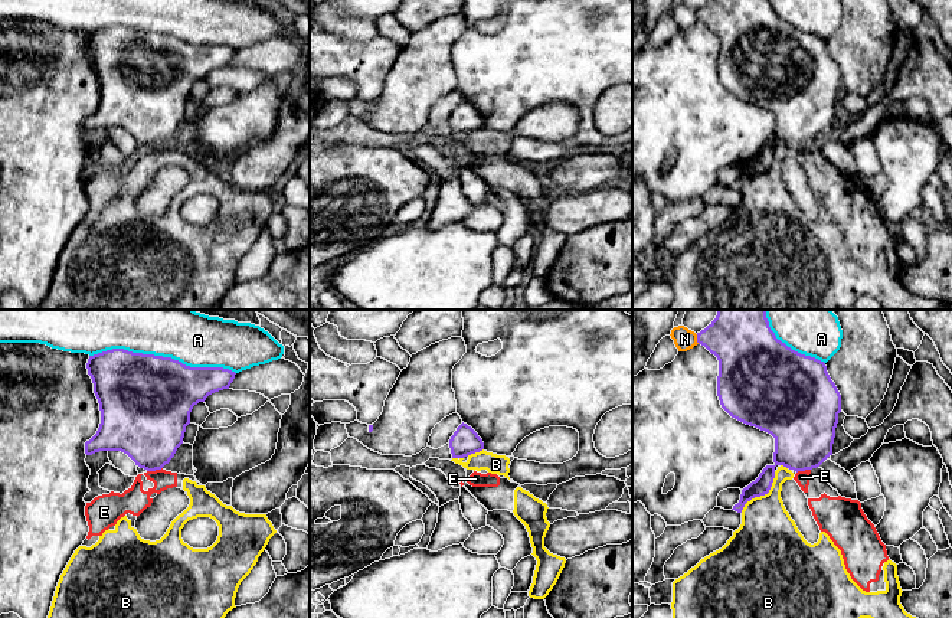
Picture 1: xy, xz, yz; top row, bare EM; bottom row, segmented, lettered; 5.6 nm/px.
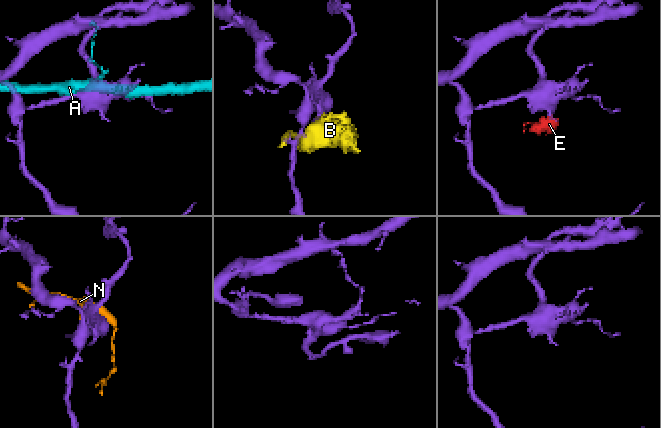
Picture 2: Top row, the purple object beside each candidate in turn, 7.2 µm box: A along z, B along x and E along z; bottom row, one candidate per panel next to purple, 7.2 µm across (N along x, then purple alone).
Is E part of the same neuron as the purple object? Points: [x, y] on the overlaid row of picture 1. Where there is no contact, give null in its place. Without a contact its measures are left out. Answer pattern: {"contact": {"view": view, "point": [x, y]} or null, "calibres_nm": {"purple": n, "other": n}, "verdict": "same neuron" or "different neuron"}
{"contact": {"view": "xy", "point": [154, 470]}, "calibres_nm": {"purple": 400, "other": 150}, "verdict": "different neuron"}

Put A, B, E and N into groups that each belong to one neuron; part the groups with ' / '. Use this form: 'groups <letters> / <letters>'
groups A / B E / N

